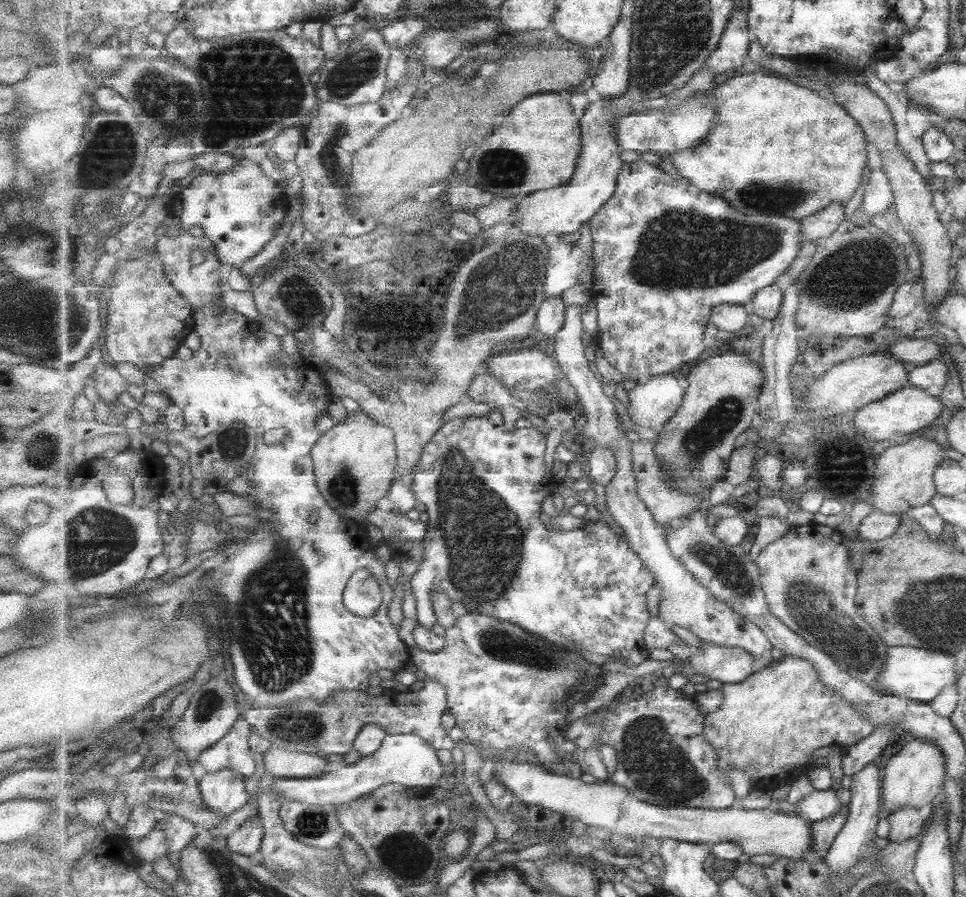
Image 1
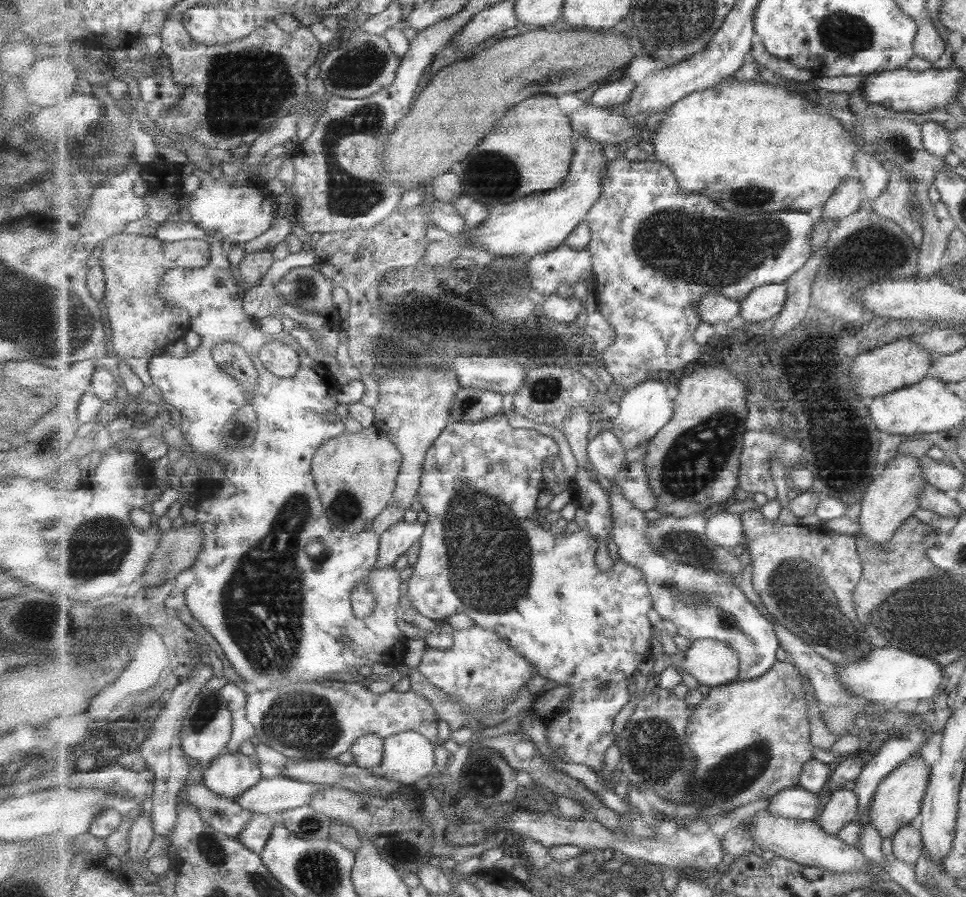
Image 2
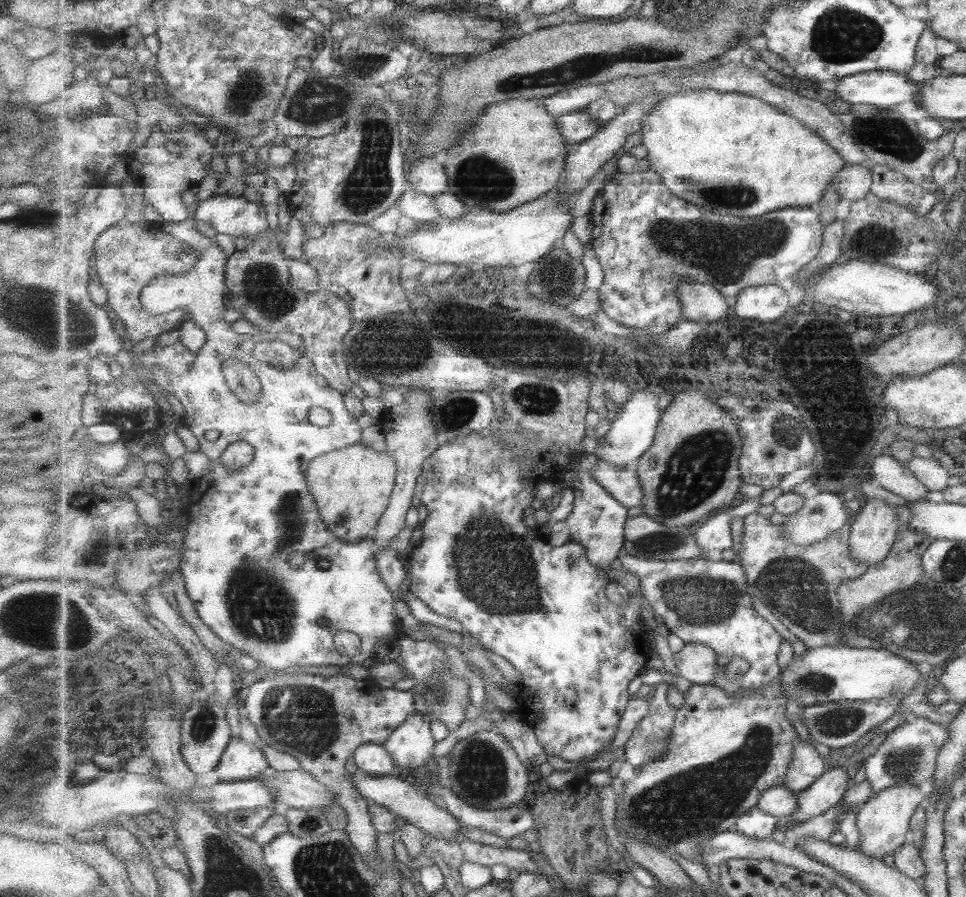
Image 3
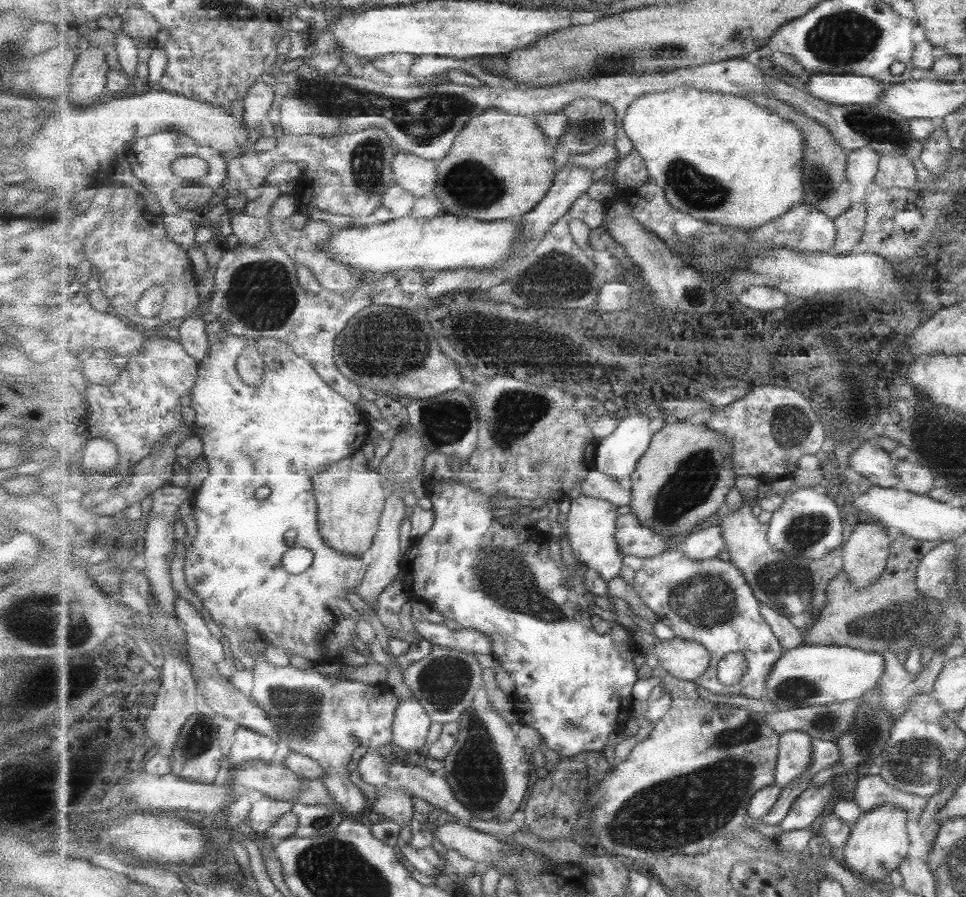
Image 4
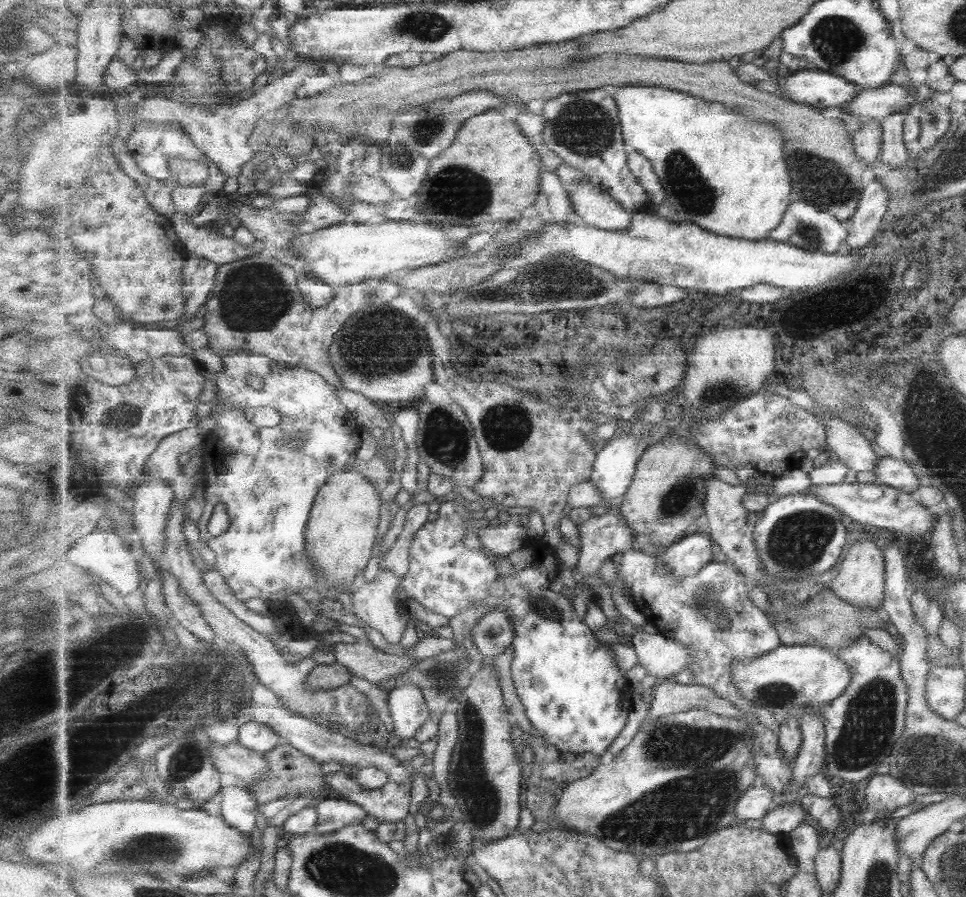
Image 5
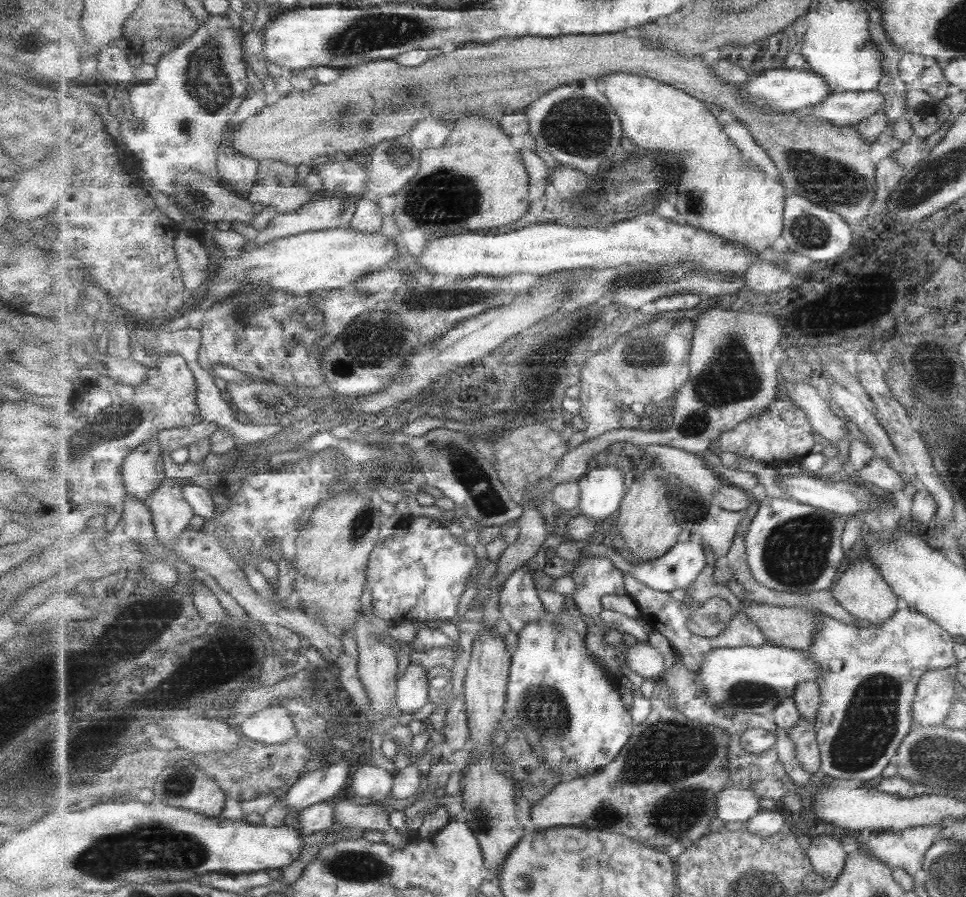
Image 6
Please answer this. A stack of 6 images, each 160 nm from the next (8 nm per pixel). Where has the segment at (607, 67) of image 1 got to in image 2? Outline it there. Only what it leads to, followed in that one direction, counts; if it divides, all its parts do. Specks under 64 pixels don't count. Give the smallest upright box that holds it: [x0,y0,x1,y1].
[588,72,636,110]

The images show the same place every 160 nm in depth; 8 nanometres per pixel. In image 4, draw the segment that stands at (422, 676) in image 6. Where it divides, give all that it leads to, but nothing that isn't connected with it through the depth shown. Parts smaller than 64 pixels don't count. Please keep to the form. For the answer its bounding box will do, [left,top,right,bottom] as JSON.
[392,696,432,755]

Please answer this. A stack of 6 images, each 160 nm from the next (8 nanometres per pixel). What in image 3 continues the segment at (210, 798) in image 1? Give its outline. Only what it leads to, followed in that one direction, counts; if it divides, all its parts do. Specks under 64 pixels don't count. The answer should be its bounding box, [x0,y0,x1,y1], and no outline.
[215,736,270,783]

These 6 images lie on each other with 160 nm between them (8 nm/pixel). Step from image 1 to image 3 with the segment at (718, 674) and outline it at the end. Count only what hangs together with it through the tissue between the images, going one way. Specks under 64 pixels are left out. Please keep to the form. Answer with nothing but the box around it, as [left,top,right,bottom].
[675,643,718,685]

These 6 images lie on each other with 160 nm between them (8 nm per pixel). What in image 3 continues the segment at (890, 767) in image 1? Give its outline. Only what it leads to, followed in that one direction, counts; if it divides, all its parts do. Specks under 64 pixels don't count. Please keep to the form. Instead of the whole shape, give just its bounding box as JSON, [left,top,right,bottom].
[857,782,927,861]

